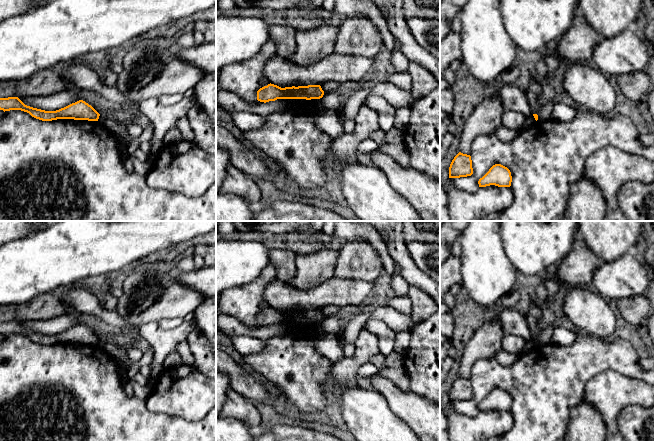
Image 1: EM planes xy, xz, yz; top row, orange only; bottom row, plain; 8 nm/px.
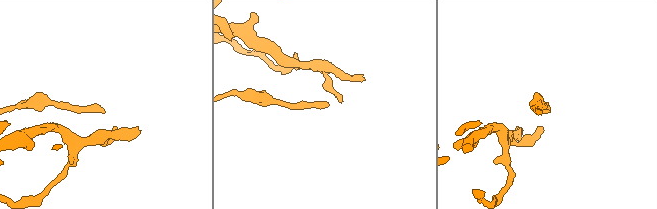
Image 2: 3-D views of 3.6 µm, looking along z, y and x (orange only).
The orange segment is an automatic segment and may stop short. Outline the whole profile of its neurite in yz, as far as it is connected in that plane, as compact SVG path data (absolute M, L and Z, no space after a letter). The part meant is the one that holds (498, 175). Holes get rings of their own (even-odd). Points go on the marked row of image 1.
M493 165L489 171L479 179L479 187L486 187L495 185L498 187L510 187L512 182L512 176L510 170L501 165Z

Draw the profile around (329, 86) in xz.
M326 81L322 83L320 86L324 93L337 92L340 91L341 83L335 81Z

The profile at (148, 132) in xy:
M151 124L149 127L143 130L143 133L139 135L139 139L141 142L150 141L154 135L154 126Z

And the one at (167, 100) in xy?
M175 94L175 95L164 95L161 96L158 101L164 106L171 106L178 102L180 102L184 98L183 94Z

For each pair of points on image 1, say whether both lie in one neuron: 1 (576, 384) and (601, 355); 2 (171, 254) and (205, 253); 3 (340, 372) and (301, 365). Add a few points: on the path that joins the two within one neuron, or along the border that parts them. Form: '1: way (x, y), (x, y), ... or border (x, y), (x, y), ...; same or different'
1: way (579, 377), (594, 362); same
2: border (205, 244), (199, 244), (193, 248); different
3: border (333, 364), (328, 381); different

